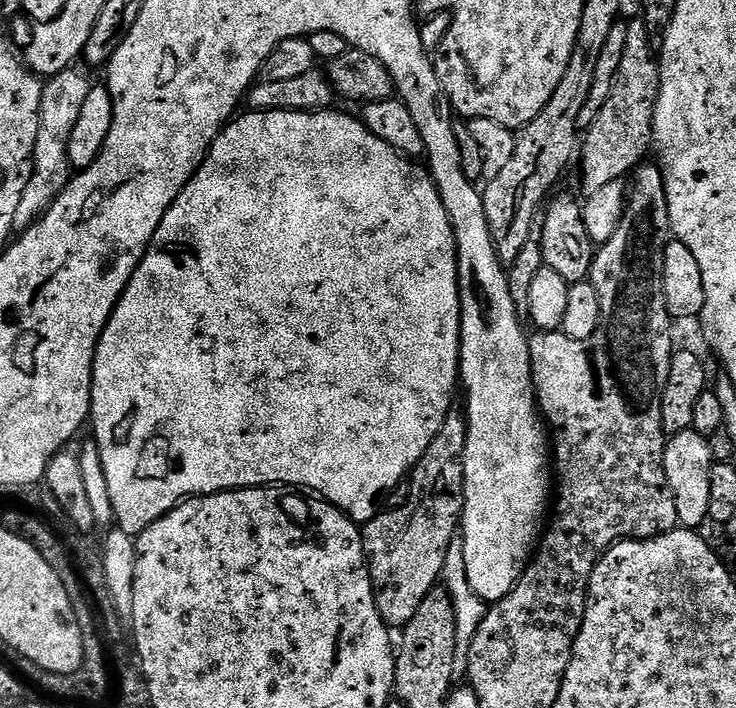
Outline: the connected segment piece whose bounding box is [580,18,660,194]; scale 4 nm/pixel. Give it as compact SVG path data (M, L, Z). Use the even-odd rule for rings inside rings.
M629 19L627 26L622 63L618 66L618 74L614 74L610 98L606 98L606 106L598 110L598 118L594 118L582 136L584 161L580 164L580 172L584 175L585 193L588 194L601 190L615 180L624 180L627 172L647 152L649 155L652 144L652 123L660 89L658 56L654 51L653 37L643 19Z

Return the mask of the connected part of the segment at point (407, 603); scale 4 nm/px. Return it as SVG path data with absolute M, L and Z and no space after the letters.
M459 411L449 412L442 430L430 442L423 458L416 463L410 473L412 493L401 508L393 512L381 511L362 528L364 554L368 565L368 576L372 580L372 593L378 614L384 619L389 629L400 630L418 614L418 606L422 606L422 598L430 594L430 590L441 583L446 562L446 550L450 550L450 542L458 535L464 515L464 451L466 450L466 434L468 422Z

